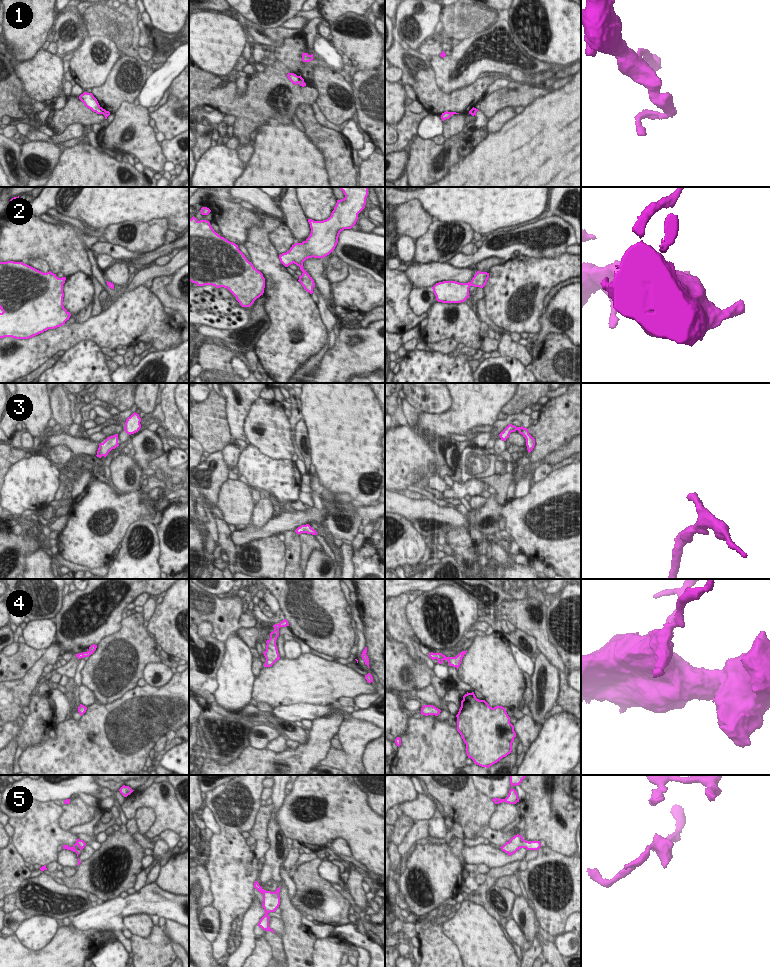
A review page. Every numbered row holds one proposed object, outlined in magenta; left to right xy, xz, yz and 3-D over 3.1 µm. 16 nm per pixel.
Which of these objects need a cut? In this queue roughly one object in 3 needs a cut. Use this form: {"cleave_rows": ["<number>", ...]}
{"cleave_rows": ["1"]}

